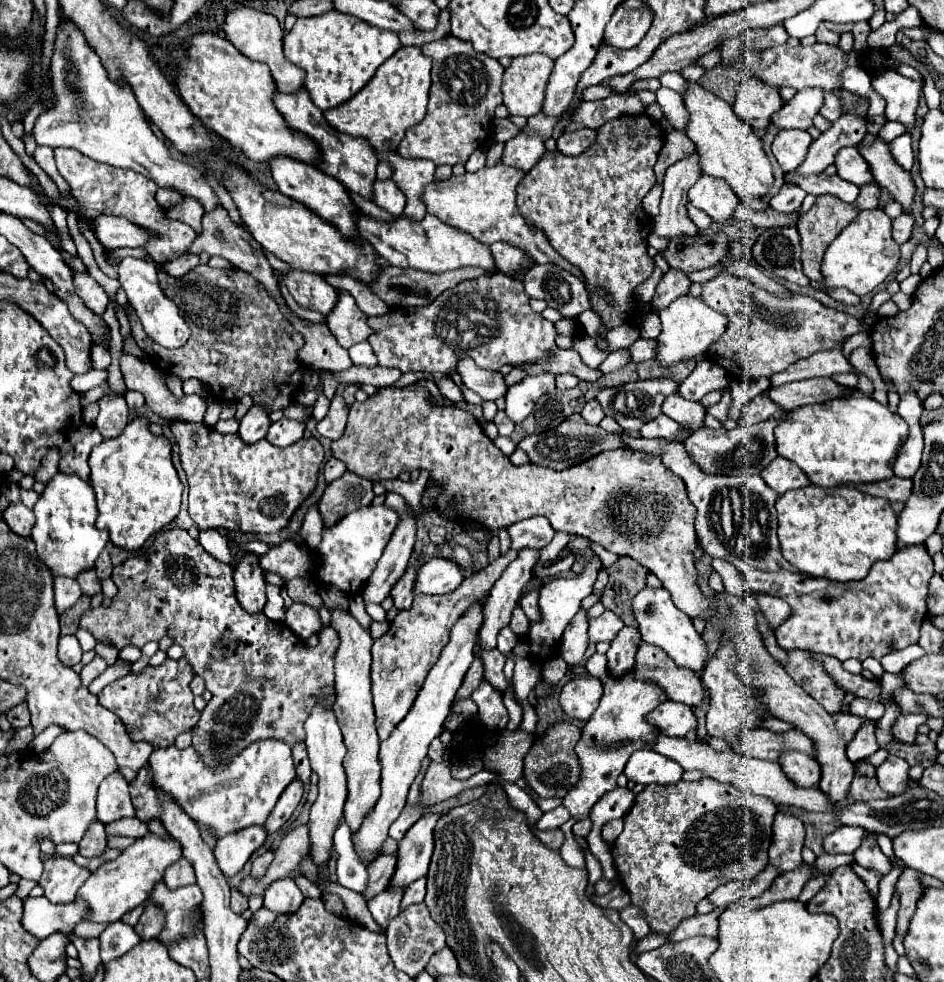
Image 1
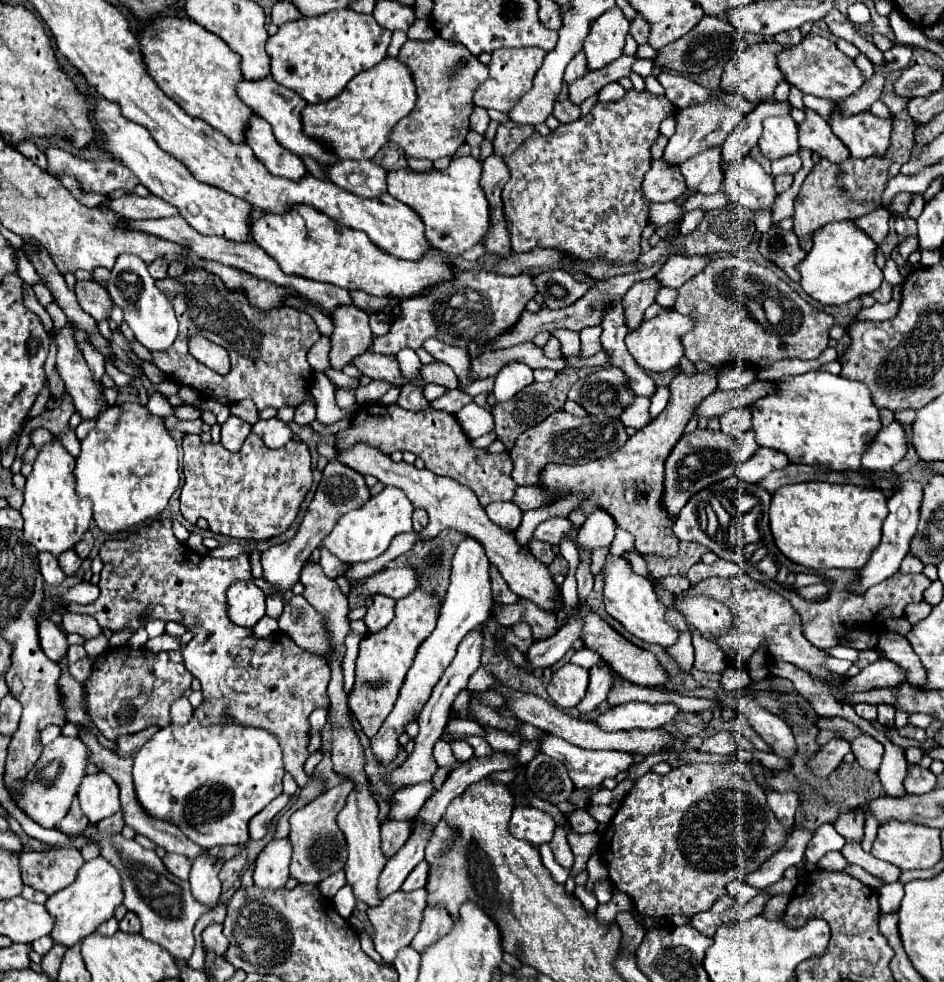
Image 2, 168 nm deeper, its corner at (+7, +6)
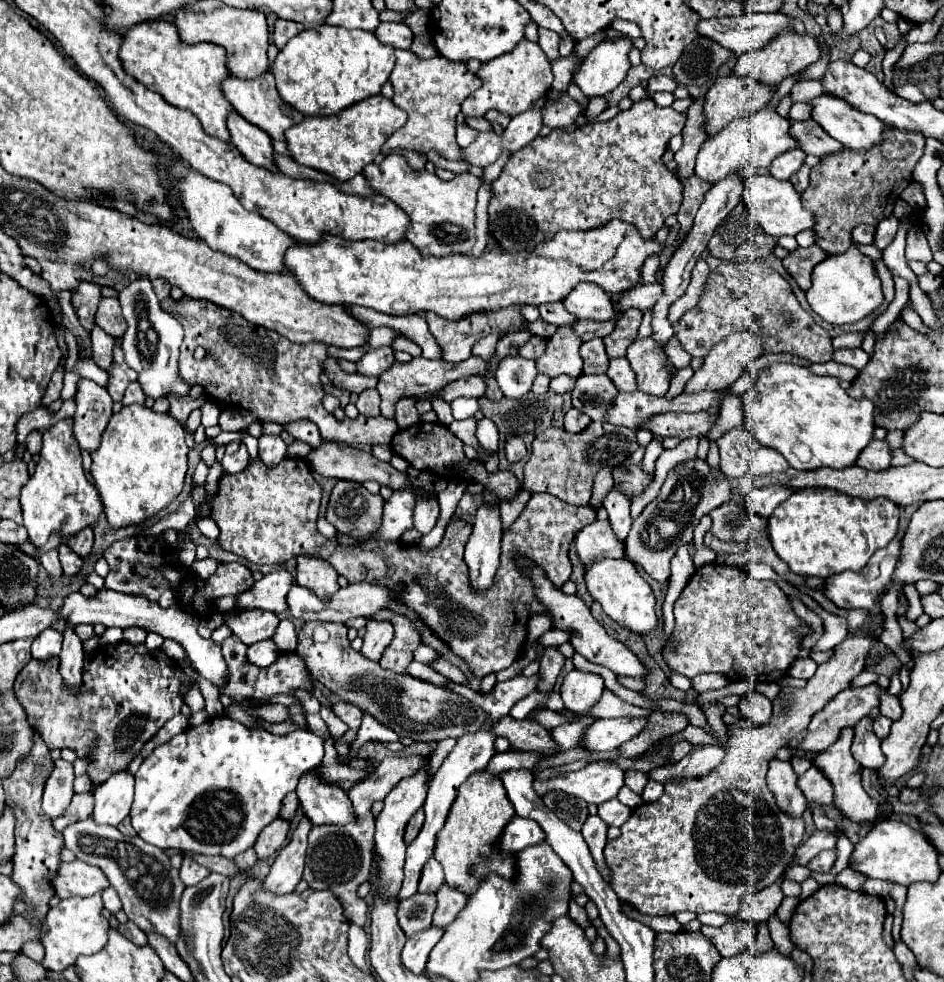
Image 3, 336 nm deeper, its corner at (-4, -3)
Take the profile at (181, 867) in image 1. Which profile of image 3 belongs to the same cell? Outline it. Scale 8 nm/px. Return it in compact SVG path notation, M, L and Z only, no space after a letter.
M183 857L183 865L181 865L179 873L181 873L181 881L185 885L195 885L195 883L199 883L201 879L205 879L209 875L209 869L195 863L191 857Z

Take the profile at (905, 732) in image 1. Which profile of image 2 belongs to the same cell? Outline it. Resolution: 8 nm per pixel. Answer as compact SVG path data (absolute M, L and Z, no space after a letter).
M880 704L880 706L878 706L878 722L880 722L882 726L894 728L894 712L896 712L894 706L890 706L890 704Z

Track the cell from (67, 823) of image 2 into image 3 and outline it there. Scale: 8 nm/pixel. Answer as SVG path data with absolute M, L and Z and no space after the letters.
M81 793L81 795L75 795L69 809L57 817L53 821L53 827L57 831L63 831L67 825L71 825L71 821L81 821L83 817L89 817L93 813L93 797L91 793Z

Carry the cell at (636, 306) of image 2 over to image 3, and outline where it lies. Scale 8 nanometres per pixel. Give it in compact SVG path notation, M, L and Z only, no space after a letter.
M627 309L627 313L623 313L619 317L615 331L607 339L603 339L609 357L623 357L625 355L627 347L637 339L641 319L643 319L641 309Z

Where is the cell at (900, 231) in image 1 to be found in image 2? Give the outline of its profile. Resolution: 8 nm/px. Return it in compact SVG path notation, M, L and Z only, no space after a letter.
M878 208L876 212L870 212L868 216L860 216L854 224L876 244L882 244L888 232L888 222L890 222L890 214L886 212L886 208Z

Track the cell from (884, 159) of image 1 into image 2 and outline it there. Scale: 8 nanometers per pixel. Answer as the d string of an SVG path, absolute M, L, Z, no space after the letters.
M836 104L828 124L832 132L848 146L854 158L868 158L872 154L888 152L892 120L878 118L870 110L852 116L844 116L840 110L840 104Z

